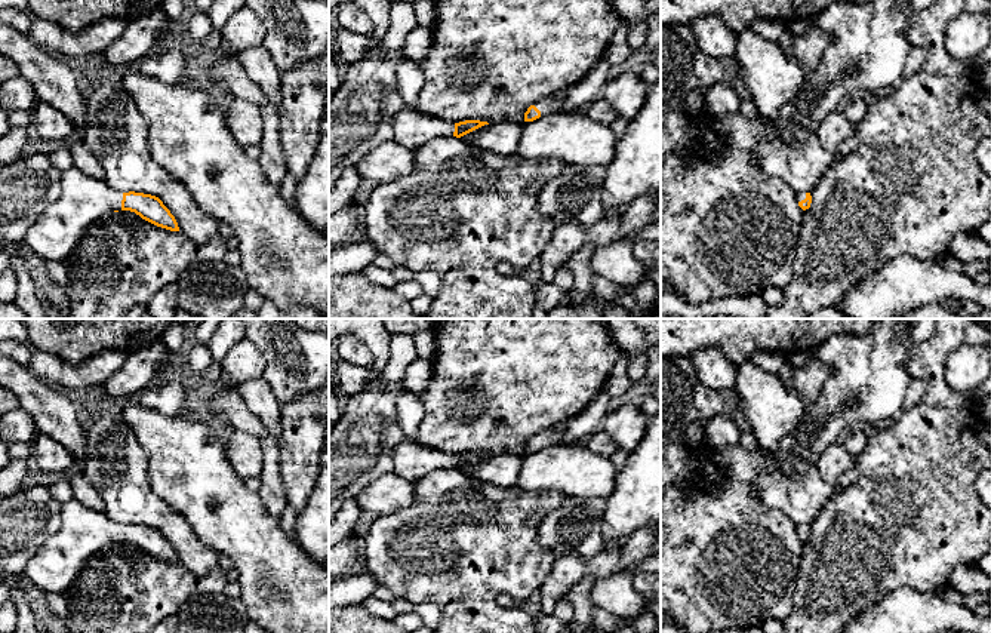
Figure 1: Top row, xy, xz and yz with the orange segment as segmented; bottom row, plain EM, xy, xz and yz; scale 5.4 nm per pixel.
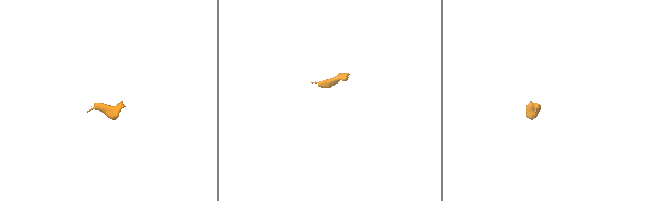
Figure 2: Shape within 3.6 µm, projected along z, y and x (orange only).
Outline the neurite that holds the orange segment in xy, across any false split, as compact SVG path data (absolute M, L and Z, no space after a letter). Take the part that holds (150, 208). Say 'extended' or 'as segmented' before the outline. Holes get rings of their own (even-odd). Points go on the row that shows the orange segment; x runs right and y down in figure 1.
extended; M73 166L62 172L59 199L33 224L21 245L44 261L65 261L93 221L119 211L135 212L157 227L179 231L175 216L159 197L121 193Z

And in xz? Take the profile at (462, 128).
extended; M404 104L393 119L393 139L400 145L416 150L438 136L461 138L484 125L489 123L480 120L450 123L427 116Z

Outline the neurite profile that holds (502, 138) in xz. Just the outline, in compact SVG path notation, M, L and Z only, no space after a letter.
M523 122L489 123L461 136L461 139L470 145L495 153L498 156L513 156L517 153L521 127Z

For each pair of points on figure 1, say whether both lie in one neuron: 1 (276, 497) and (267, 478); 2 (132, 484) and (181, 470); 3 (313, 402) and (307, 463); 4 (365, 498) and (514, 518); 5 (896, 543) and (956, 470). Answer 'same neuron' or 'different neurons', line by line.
1: same neuron
2: different neurons
3: same neuron
4: different neurons
5: same neuron

